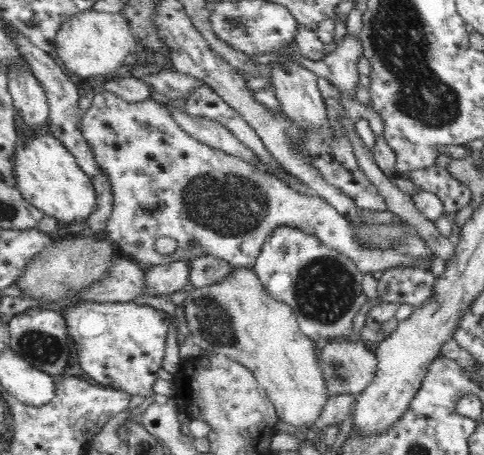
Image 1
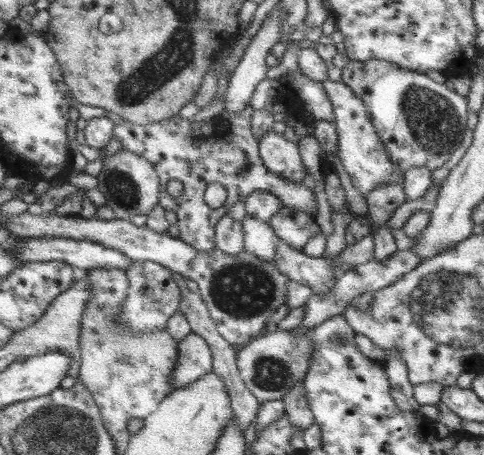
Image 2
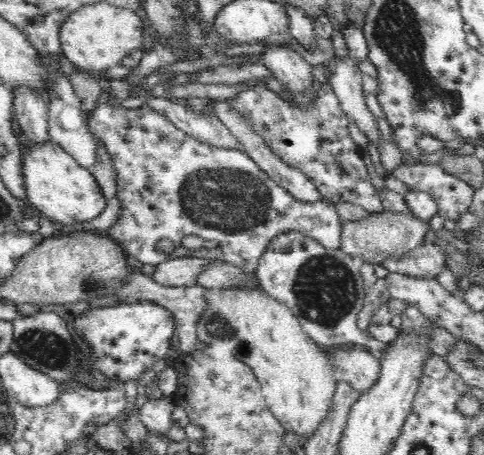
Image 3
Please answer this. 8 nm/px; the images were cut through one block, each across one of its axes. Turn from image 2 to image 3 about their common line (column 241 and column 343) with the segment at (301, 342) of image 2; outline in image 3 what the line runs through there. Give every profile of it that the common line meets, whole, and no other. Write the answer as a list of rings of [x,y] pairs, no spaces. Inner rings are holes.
[[[326,348],[336,364],[336,382],[348,380],[356,390],[370,390],[382,372],[382,360],[370,350]]]

